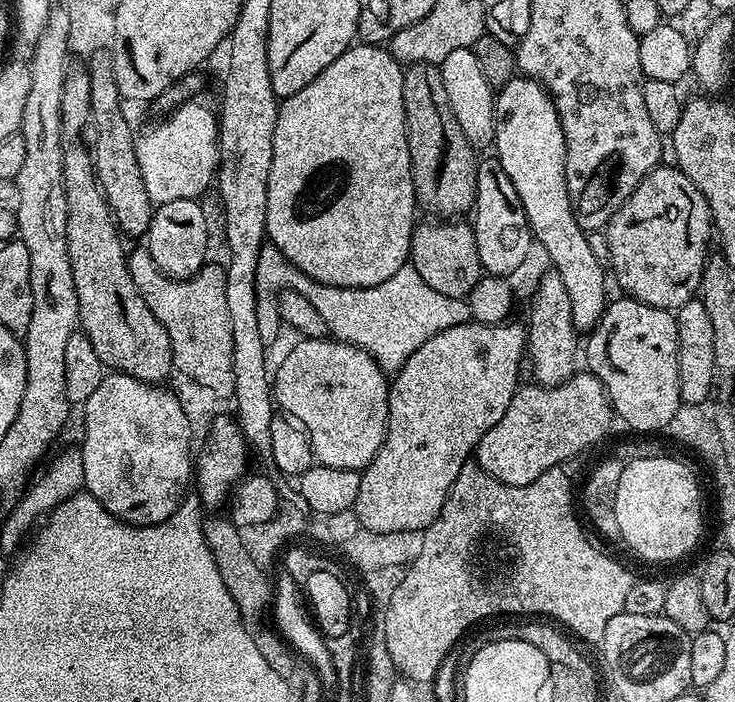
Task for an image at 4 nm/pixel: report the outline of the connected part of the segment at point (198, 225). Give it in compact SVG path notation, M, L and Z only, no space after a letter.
M199 199L166 202L152 213L146 247L156 269L172 280L189 280L209 259L208 220L200 203Z

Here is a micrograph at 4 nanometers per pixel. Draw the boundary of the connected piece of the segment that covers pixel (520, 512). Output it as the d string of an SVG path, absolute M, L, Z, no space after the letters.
M475 462L466 463L462 466L462 470L458 470L458 478L442 506L438 518L434 518L431 526L423 531L422 554L407 569L405 578L399 583L398 590L395 590L394 594L391 595L389 609L386 610L386 647L390 652L390 658L393 659L396 671L401 677L411 680L416 686L421 686L420 684L431 685L435 681L438 666L442 666L446 654L454 647L456 641L473 626L487 621L484 620L487 616L500 618L503 617L500 616L503 612L537 612L540 615L537 617L551 618L557 625L567 629L573 637L581 636L579 639L585 645L596 646L603 641L606 625L610 623L610 618L614 618L619 612L624 611L626 593L630 590L634 576L633 573L628 573L614 557L607 556L602 549L595 548L588 541L588 536L584 533L585 525L578 515L577 505L575 503L572 505L572 480L564 471L563 467L551 468L538 474L538 478L534 478L534 482L530 482L526 486L510 486L506 482L494 478L486 470L482 470L482 466Z

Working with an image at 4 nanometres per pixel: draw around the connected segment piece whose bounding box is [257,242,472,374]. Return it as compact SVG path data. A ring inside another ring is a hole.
M271 242L265 243L258 255L257 268L257 316L258 329L265 345L275 340L278 330L282 325L280 318L280 294L282 292L297 292L302 294L322 314L322 322L326 322L329 333L335 339L358 346L366 350L378 362L378 366L385 374L395 374L399 372L401 366L434 334L442 334L442 330L450 330L450 326L466 324L472 320L472 311L467 299L446 298L446 294L438 294L438 290L433 290L431 286L426 286L418 270L412 268L411 263L403 264L386 282L382 282L373 288L339 288L329 284L320 284L317 280L311 280L306 273L298 270L282 254L280 248L276 248Z

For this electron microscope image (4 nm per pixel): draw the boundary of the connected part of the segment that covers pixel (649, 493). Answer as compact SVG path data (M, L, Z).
M671 454L629 460L618 480L614 499L621 538L644 560L676 560L700 540L704 512L700 509L700 484L696 476Z

